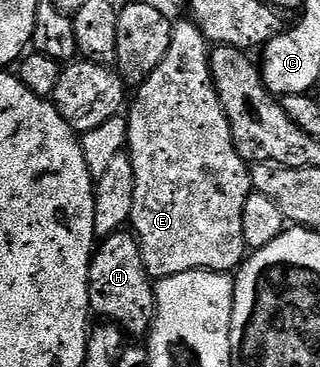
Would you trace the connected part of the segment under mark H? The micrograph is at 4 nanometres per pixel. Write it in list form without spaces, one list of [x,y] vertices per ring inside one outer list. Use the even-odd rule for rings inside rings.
[[[130,231],[112,232],[98,245],[91,258],[91,281],[89,282],[90,311],[95,312],[104,321],[117,324],[128,337],[143,338],[150,333],[151,324],[155,321],[155,284],[147,275],[147,267],[143,261],[143,251],[138,239]]]

